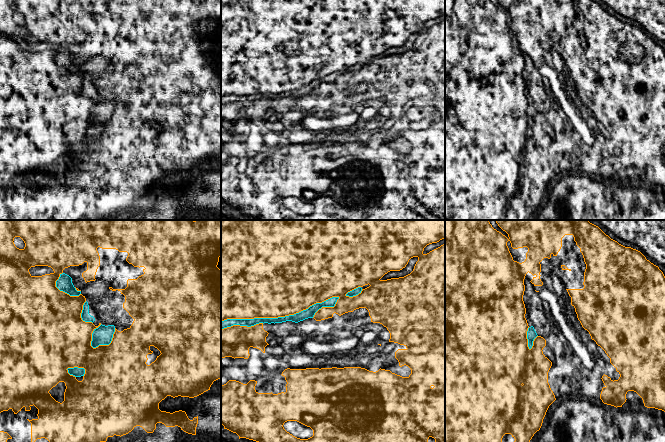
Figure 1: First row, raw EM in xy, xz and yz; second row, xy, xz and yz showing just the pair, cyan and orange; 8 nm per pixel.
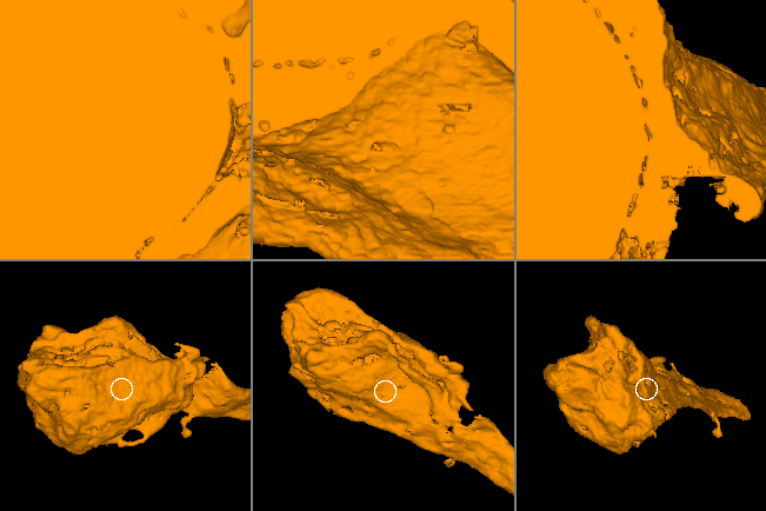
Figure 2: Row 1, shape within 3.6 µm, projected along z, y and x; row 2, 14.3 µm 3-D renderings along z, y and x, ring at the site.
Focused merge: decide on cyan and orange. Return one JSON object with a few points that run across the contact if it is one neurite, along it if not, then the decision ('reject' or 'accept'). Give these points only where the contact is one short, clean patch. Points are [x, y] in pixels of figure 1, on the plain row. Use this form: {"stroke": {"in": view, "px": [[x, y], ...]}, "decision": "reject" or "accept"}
{"decision": "accept"}

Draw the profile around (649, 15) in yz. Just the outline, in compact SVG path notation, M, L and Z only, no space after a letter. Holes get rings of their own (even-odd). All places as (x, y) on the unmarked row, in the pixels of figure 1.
M594 0L611 15L640 27L665 52L665 0Z

